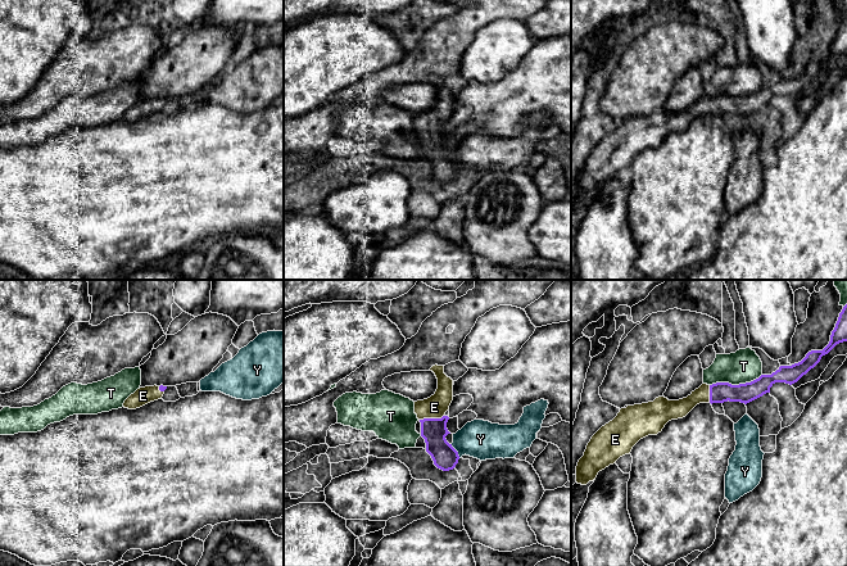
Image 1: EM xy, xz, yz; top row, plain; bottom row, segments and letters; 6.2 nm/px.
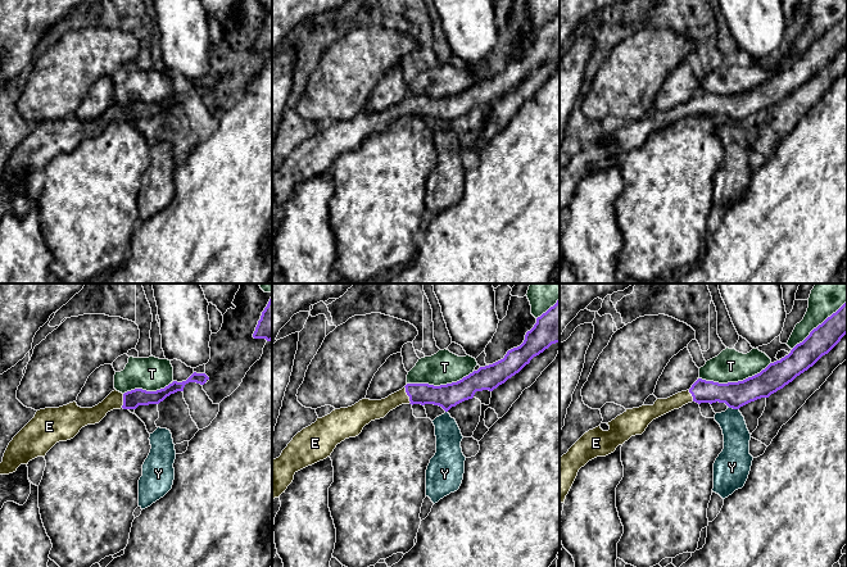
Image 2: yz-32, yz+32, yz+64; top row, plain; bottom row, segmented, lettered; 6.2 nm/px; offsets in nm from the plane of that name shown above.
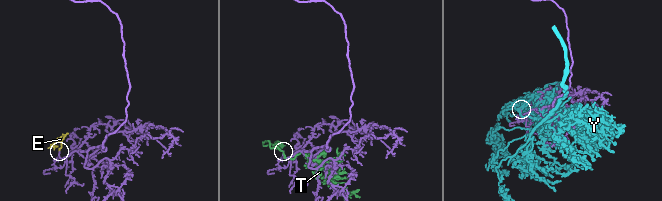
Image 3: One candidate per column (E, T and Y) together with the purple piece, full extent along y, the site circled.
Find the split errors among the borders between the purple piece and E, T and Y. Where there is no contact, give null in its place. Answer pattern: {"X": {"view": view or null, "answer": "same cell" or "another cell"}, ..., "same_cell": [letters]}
{"E": {"view": "xz", "answer": "same cell"}, "T": {"view": "yz", "answer": "another cell"}, "Y": {"view": "xz", "answer": "another cell"}, "same_cell": ["E"]}

